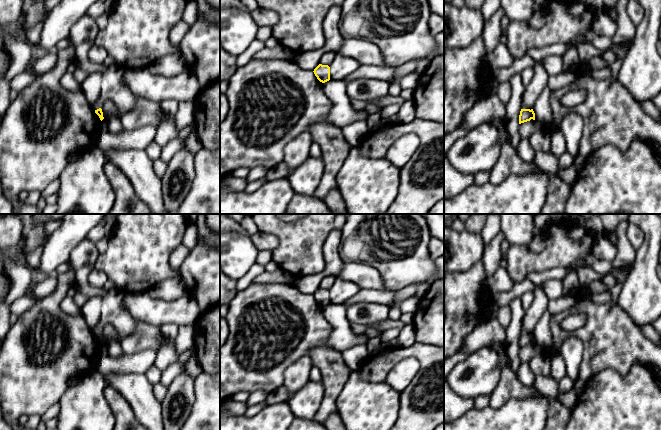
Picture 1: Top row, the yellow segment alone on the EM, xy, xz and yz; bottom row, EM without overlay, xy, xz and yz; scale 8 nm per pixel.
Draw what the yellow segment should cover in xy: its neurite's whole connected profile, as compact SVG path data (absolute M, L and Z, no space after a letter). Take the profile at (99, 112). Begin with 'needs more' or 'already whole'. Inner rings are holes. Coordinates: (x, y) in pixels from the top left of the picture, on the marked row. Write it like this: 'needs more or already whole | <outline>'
needs more | M86 13L71 27L69 39L75 47L74 62L86 72L96 72L102 76L100 98L92 104L95 113L102 121L104 119L102 112L104 101L111 100L119 103L122 113L126 113L135 107L136 98L123 84L123 67L117 64L106 66L90 60L89 50L94 45L98 32L99 28L95 19Z

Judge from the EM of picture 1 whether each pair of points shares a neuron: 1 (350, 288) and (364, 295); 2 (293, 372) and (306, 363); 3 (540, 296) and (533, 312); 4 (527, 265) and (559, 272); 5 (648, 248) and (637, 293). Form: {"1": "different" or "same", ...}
{"1": "different", "2": "same", "3": "same", "4": "different", "5": "same"}

